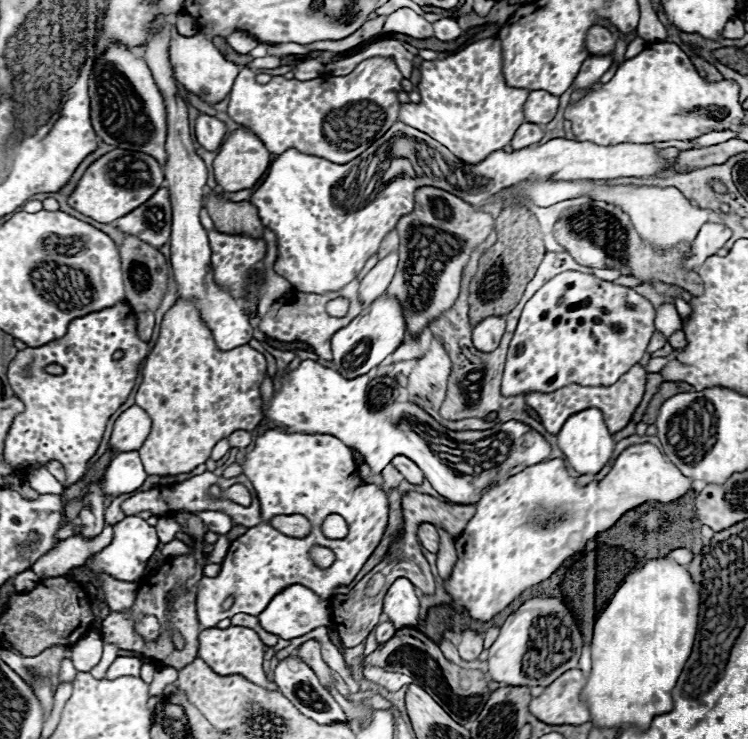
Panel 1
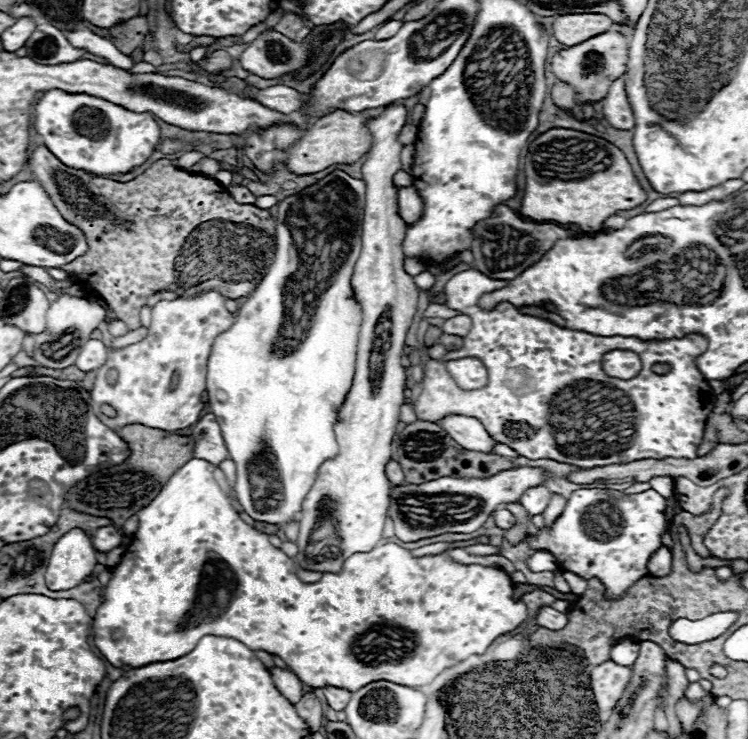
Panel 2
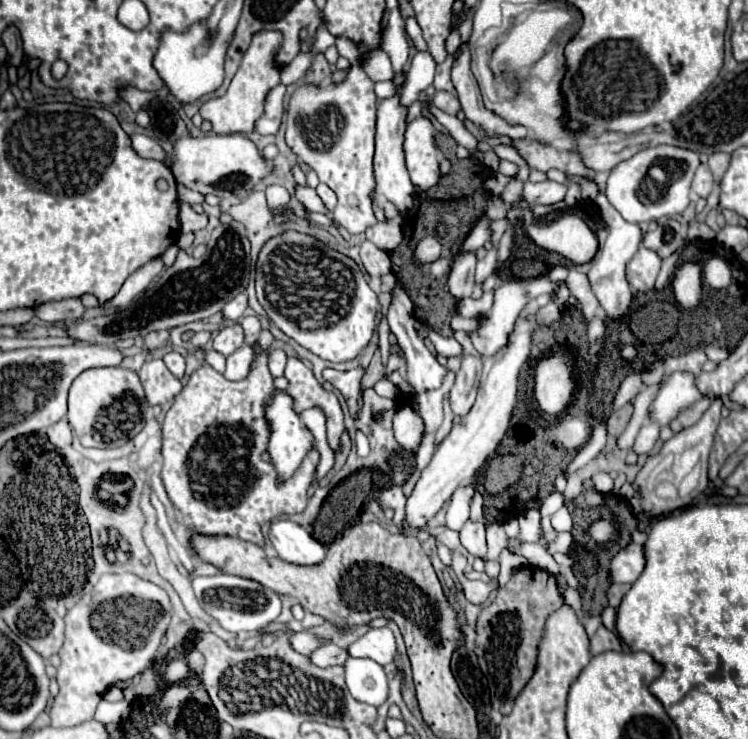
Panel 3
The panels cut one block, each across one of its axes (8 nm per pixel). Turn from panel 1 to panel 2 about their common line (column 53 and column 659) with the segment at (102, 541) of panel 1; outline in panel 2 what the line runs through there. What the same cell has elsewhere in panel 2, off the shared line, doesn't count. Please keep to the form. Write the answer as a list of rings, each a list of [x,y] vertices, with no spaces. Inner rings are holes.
[[[662,546],[662,548],[658,548],[656,552],[654,552],[654,556],[650,558],[650,562],[648,562],[648,572],[652,574],[652,576],[666,576],[668,572],[672,570],[672,554],[670,554],[670,550],[666,548],[666,546]]]

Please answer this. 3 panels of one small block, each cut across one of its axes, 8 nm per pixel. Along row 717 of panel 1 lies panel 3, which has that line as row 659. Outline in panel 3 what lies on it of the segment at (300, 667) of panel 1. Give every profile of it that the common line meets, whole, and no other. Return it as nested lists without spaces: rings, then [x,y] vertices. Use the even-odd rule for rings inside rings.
[[[332,642],[318,646],[318,648],[308,656],[308,660],[310,660],[314,666],[318,666],[318,668],[340,666],[340,664],[346,662],[346,658],[348,658],[346,650],[342,650],[340,646],[334,646]]]

